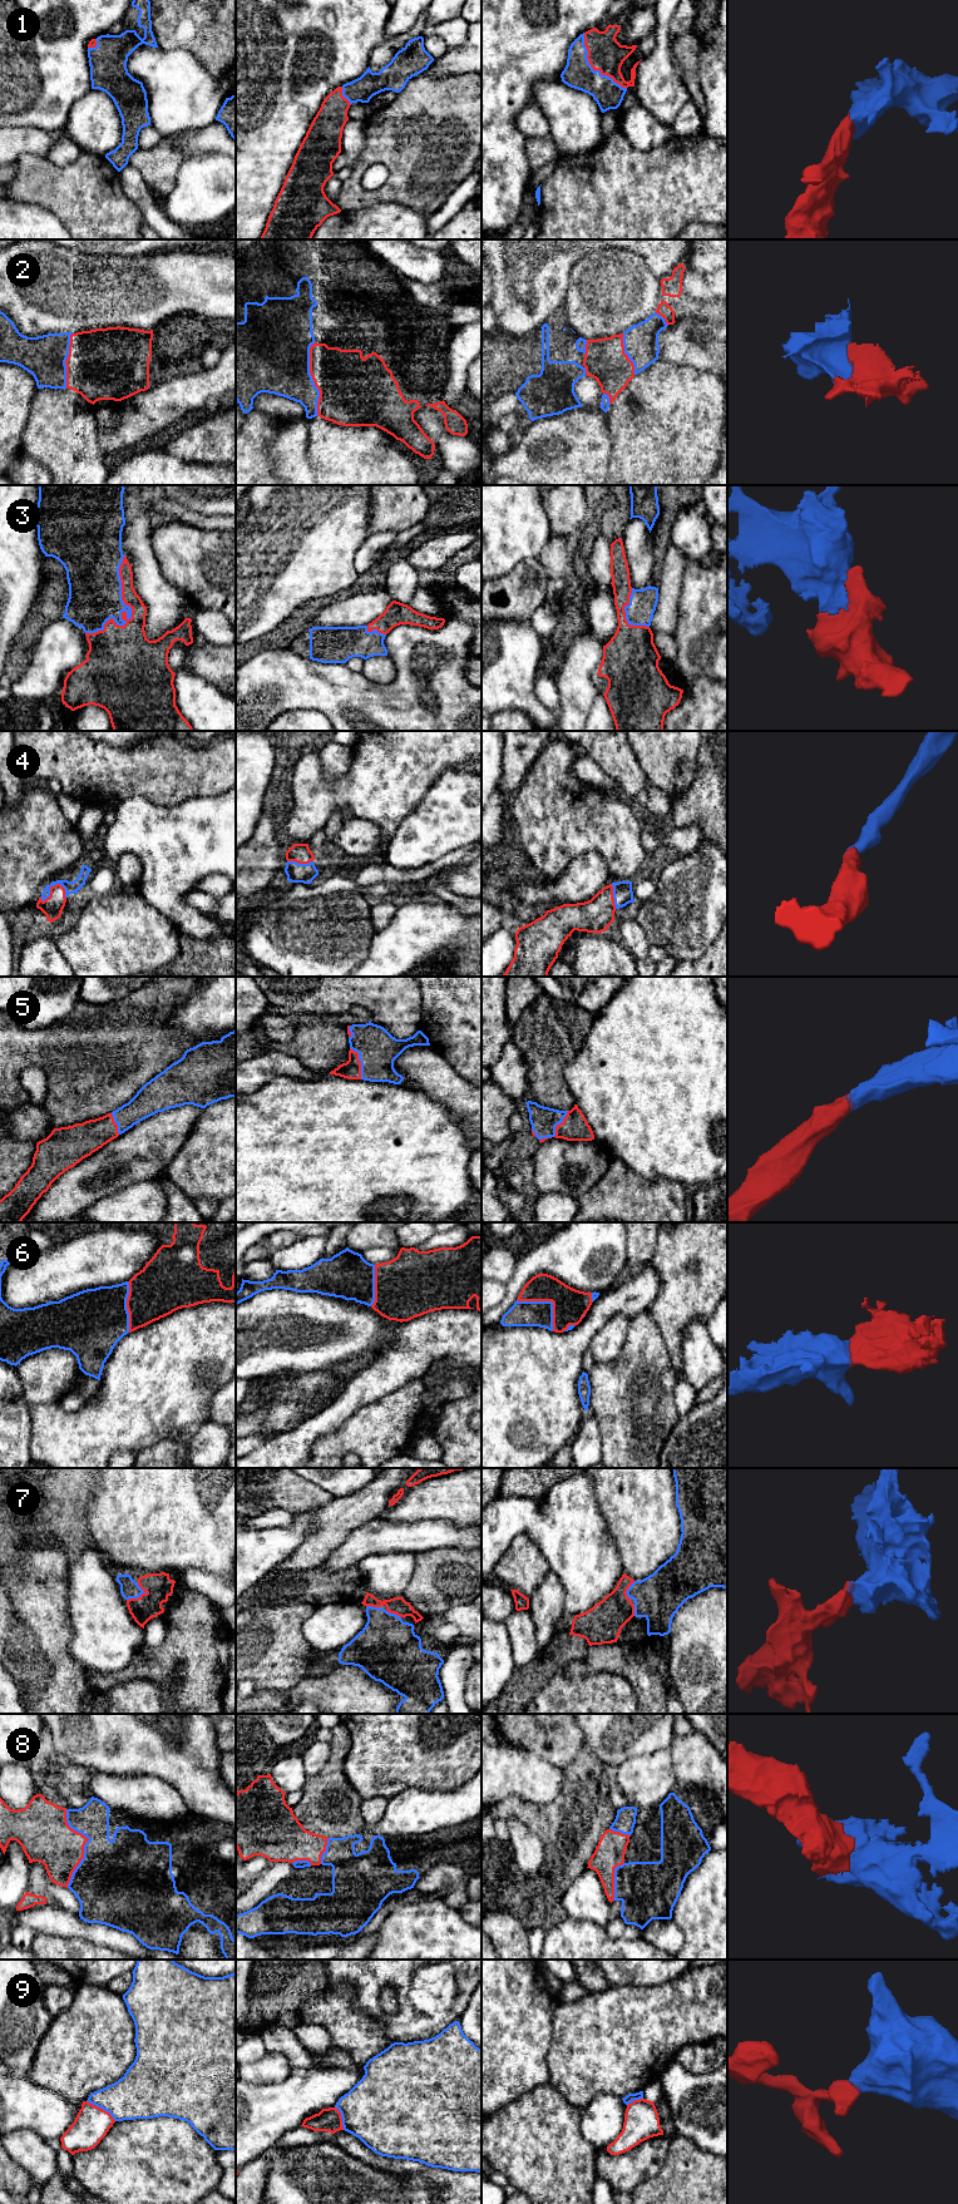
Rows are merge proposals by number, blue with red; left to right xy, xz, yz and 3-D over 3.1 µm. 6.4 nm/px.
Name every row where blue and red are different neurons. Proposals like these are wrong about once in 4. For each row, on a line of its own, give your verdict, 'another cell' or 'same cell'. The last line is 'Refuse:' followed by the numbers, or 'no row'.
1: same cell
2: same cell
3: same cell
4: same cell
5: same cell
6: same cell
7: same cell
8: same cell
9: another cell
Refuse: 9

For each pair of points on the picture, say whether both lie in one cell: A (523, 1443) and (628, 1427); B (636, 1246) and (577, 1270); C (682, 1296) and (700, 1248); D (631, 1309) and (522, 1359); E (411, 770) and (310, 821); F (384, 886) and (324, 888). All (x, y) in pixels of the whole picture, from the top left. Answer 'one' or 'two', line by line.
A: two
B: two
C: one
D: one
E: one
F: one

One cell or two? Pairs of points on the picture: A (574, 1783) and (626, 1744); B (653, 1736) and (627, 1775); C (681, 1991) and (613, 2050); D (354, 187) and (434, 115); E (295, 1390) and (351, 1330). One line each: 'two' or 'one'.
A: two
B: two
C: one
D: one
E: two

